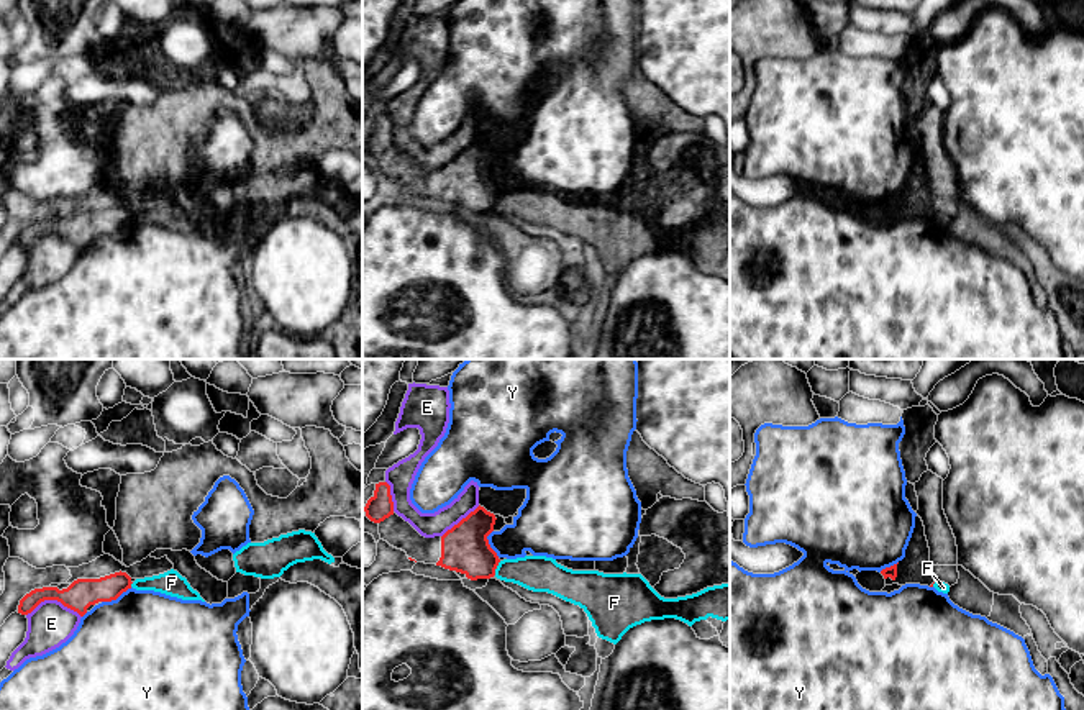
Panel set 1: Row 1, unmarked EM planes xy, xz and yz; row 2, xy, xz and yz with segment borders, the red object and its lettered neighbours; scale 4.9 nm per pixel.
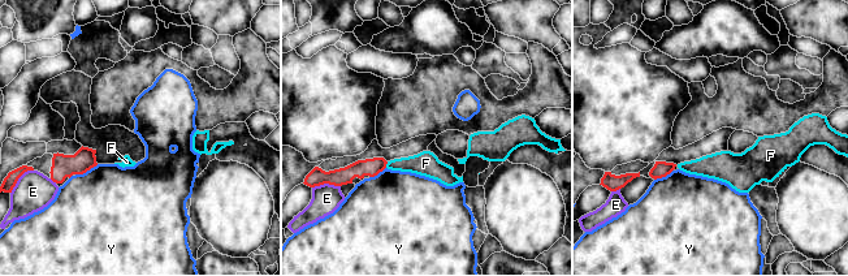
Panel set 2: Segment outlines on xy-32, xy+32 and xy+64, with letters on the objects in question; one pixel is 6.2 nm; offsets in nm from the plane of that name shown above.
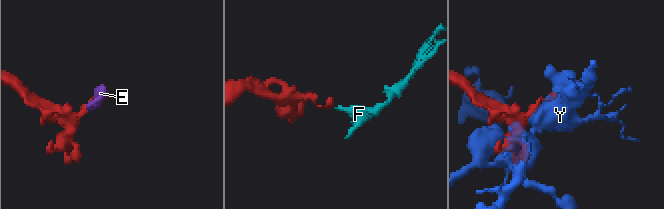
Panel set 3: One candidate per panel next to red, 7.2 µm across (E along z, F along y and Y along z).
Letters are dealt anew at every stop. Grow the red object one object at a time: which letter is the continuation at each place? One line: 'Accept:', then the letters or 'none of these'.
Accept: none of these

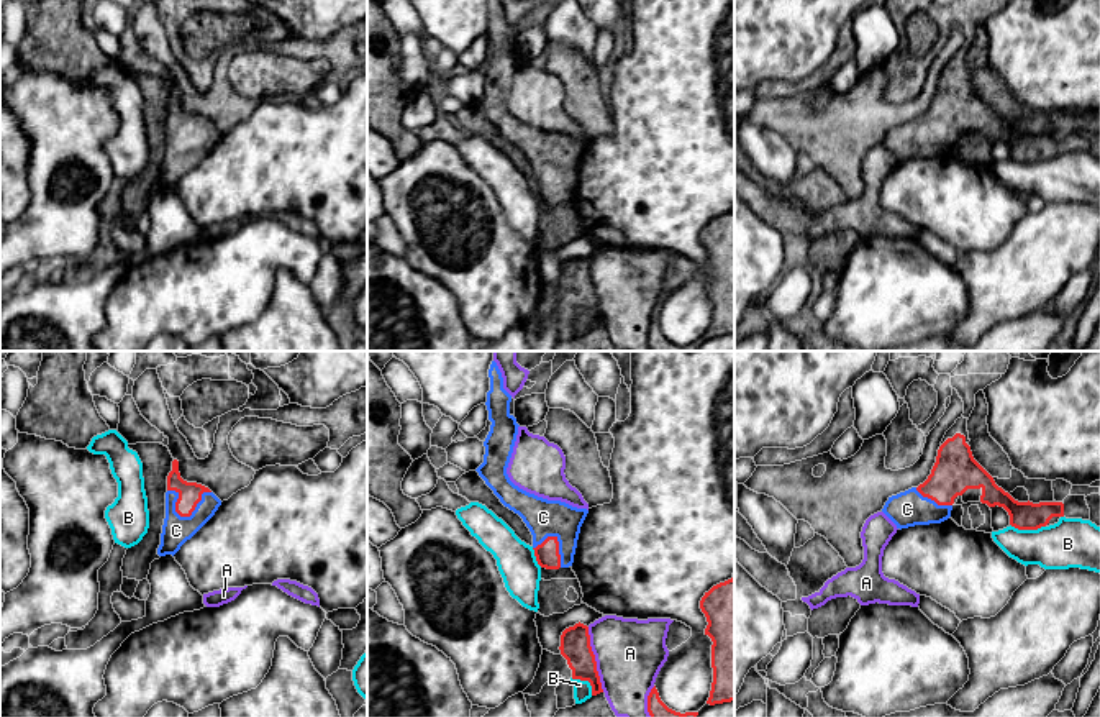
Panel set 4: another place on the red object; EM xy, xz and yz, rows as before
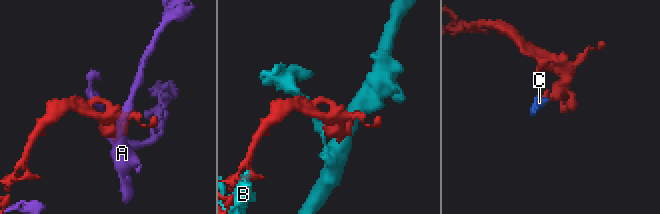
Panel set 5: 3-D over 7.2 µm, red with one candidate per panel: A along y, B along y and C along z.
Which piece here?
Accept: C

